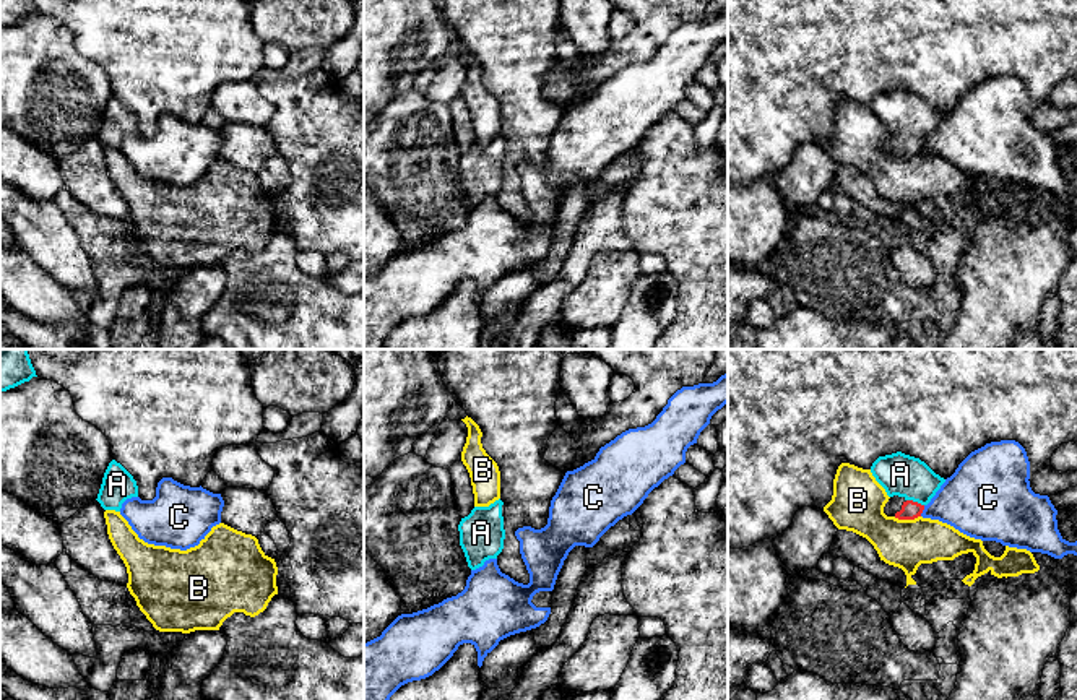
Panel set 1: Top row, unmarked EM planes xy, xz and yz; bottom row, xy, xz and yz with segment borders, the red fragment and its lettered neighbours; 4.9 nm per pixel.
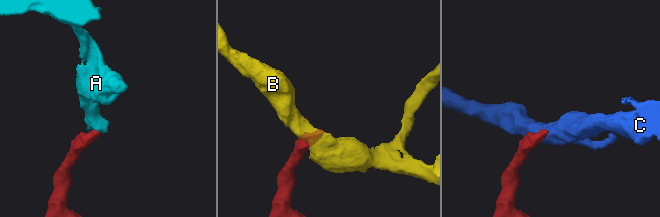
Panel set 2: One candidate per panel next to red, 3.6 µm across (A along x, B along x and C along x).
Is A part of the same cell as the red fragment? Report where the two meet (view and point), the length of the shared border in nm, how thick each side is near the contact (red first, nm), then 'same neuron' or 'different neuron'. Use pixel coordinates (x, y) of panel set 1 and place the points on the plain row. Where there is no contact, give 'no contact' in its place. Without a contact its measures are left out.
meets red in yz at (915, 138); contact 90 nm long; 90 nm thick on the red side, 220 nm on the other; same neuron

